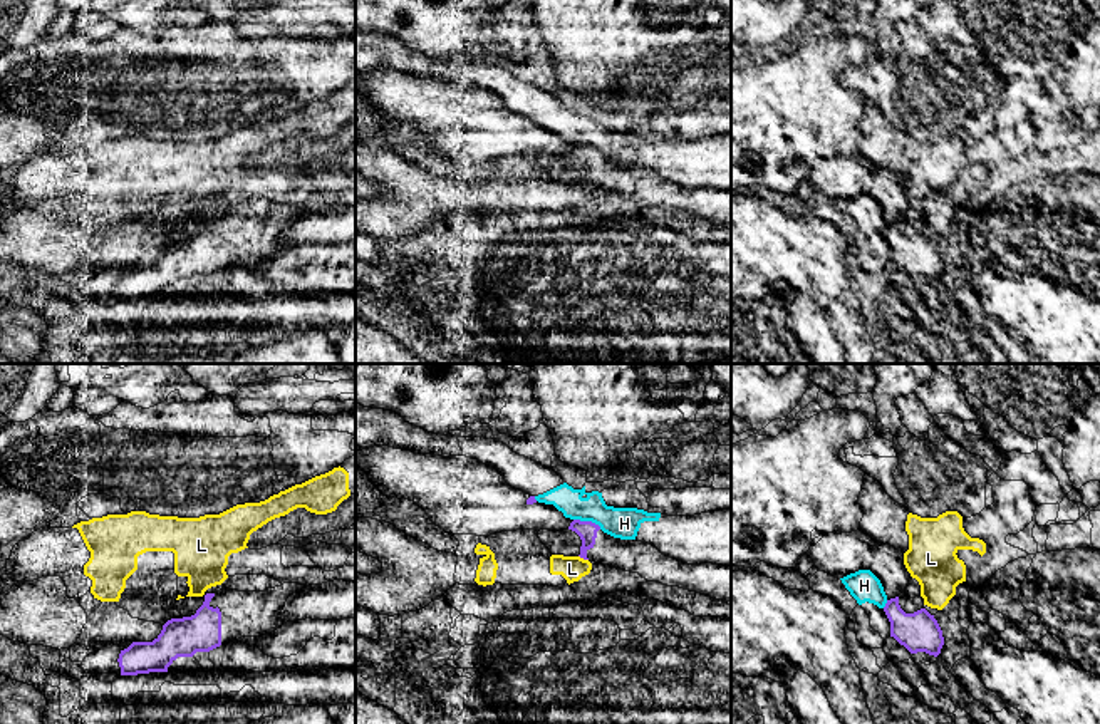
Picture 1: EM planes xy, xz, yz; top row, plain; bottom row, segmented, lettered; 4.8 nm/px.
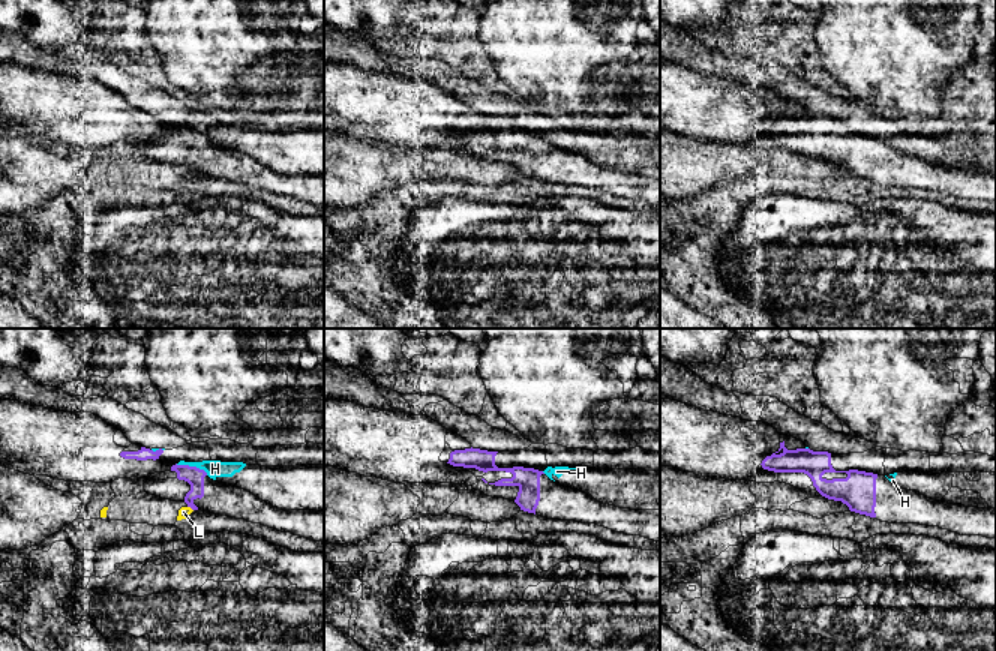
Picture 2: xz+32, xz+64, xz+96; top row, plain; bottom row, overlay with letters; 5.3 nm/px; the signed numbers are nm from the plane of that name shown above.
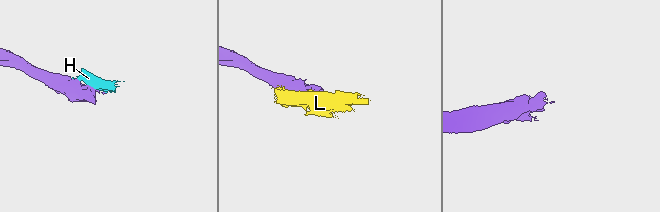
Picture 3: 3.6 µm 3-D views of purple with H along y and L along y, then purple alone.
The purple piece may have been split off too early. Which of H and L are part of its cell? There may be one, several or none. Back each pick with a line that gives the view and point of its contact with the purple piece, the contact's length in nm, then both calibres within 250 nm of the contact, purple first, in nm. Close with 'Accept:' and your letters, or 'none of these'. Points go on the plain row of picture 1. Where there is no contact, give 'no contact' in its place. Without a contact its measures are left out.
Accept: none of these

